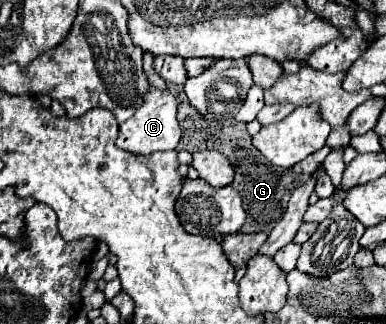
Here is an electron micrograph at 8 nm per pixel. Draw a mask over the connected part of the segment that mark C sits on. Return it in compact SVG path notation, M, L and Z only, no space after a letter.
M150 88L150 92L144 96L144 104L136 110L136 114L124 124L120 124L116 146L126 152L140 154L140 156L152 154L156 150L174 150L182 134L178 120L176 120L176 108L178 108L178 102L168 90Z

